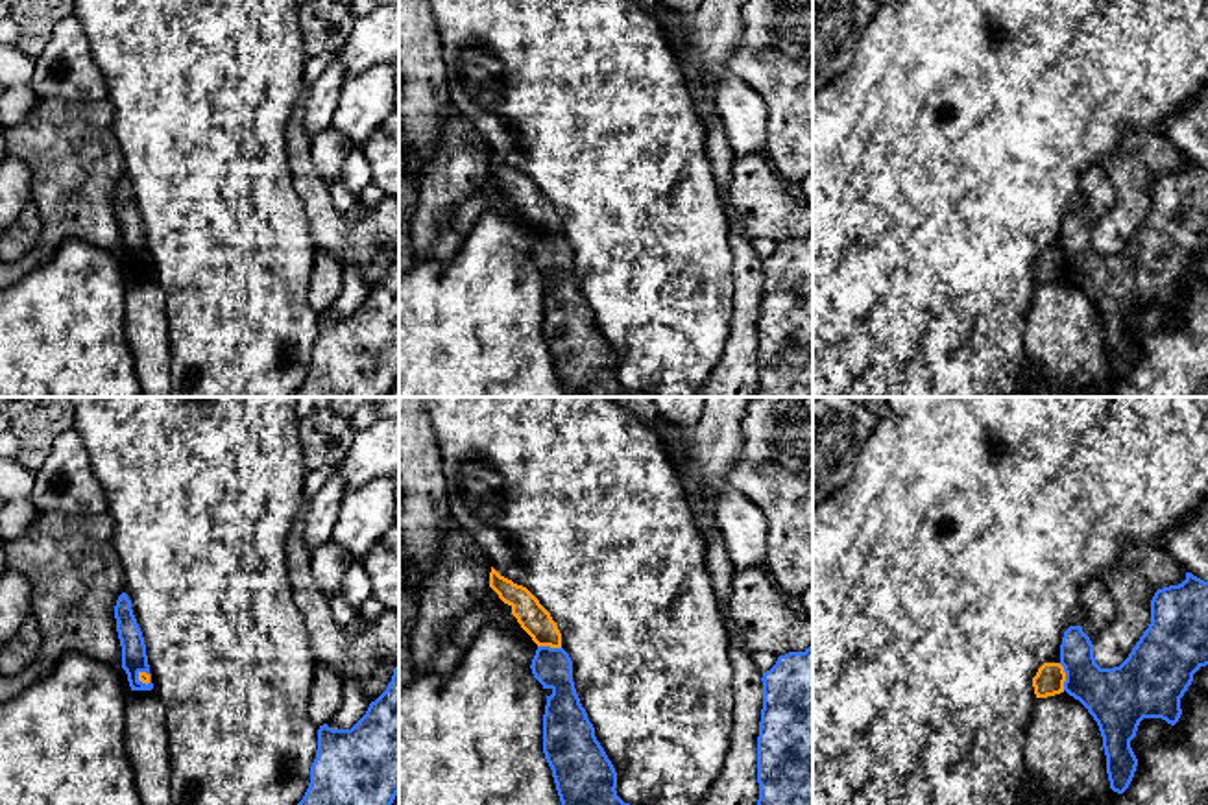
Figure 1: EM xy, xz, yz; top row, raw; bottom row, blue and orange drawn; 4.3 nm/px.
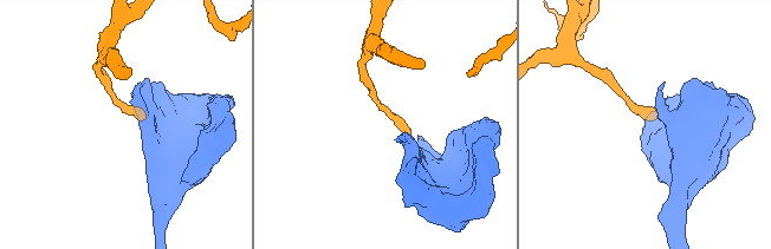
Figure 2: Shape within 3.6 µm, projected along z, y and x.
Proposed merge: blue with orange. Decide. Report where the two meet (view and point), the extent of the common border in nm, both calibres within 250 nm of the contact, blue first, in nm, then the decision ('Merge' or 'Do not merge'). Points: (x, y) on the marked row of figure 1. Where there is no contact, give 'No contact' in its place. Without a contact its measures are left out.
Touches blue at yz (1066, 676). Shared border 120 nm. Thickness 280 nm (blue) against 130 nm. Do not merge

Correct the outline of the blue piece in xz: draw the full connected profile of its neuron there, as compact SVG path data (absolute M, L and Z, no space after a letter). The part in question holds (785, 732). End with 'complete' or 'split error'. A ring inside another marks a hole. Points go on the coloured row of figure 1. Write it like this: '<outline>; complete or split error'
M813 644L763 672L757 805L813 805Z; complete

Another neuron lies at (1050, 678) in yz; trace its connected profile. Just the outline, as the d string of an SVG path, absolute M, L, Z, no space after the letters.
M1044 663L1033 678L1036 698L1047 698L1064 692L1066 672L1060 663Z

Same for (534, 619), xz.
M493 567L489 587L512 607L512 615L538 646L562 648L562 633L556 622L526 587L501 576Z

